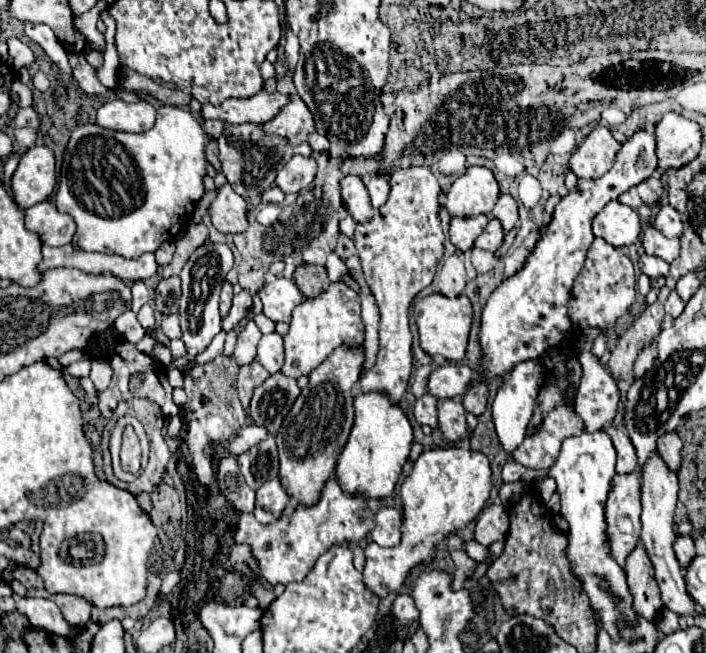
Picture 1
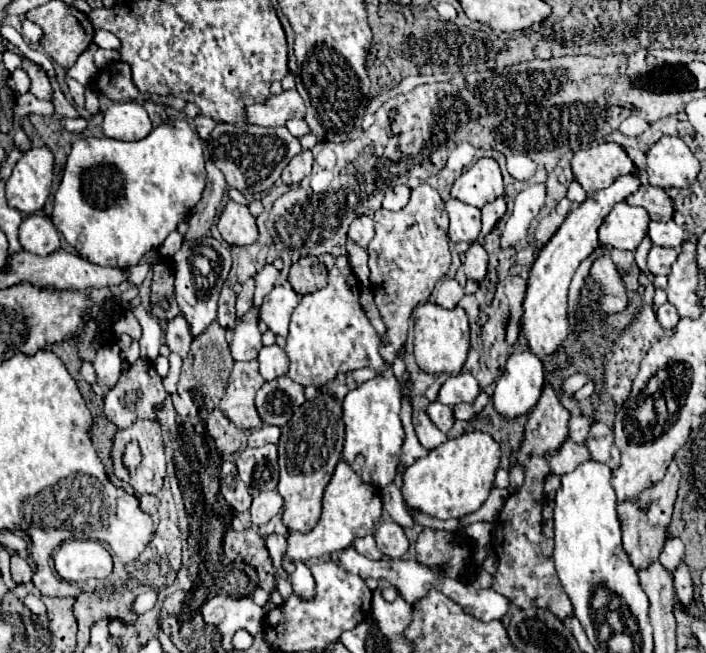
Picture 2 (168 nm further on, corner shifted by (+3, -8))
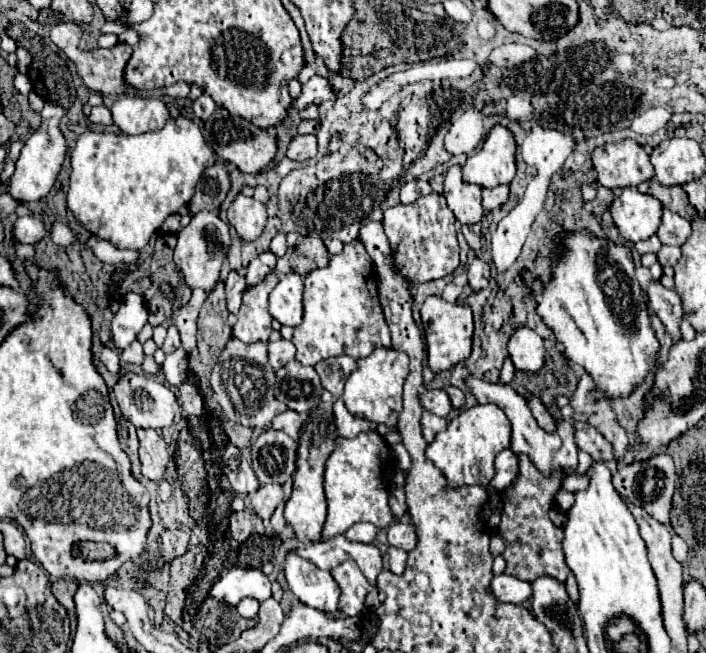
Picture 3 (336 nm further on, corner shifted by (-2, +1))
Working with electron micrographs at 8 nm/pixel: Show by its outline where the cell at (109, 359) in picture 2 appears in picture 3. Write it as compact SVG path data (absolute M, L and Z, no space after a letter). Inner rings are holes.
M126 293L120 303L118 313L112 319L112 339L116 347L126 349L132 341L136 341L142 327L148 323L146 301L138 293Z

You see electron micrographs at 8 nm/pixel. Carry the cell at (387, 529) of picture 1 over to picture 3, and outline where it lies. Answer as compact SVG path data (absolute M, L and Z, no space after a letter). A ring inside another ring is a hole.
M394 521L388 527L388 543L398 547L398 549L404 549L406 553L412 551L416 547L416 531L414 531L414 527Z

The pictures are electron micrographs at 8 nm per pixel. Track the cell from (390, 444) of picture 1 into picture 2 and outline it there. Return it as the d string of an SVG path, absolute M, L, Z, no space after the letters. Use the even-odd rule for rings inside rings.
M377 376L367 380L359 388L351 390L343 400L343 422L347 430L343 460L351 464L359 454L365 456L361 478L365 484L375 488L385 488L393 482L397 464L401 462L401 446L405 440L405 432L401 426L401 388L395 376Z

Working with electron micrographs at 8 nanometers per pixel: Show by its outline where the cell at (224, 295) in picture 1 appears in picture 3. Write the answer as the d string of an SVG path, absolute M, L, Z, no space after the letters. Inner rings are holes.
M230 271L226 277L226 299L228 299L228 311L238 313L240 303L242 303L242 293L246 289L244 277L240 277L236 271Z

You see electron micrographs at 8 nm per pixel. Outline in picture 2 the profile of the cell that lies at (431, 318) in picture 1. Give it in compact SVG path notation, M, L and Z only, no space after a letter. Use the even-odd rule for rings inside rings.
M425 302L419 304L413 310L413 318L415 318L415 362L423 372L429 374L459 374L465 358L467 358L467 350L469 350L469 322L467 322L467 314L461 306L455 306L451 310L445 310L433 302Z

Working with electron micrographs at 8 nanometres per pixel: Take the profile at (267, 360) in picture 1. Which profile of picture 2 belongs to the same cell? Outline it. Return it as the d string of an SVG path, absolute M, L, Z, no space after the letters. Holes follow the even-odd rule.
M277 344L273 346L263 346L259 350L259 372L265 380L275 380L279 376L283 376L289 368L289 360L283 348L279 348Z

